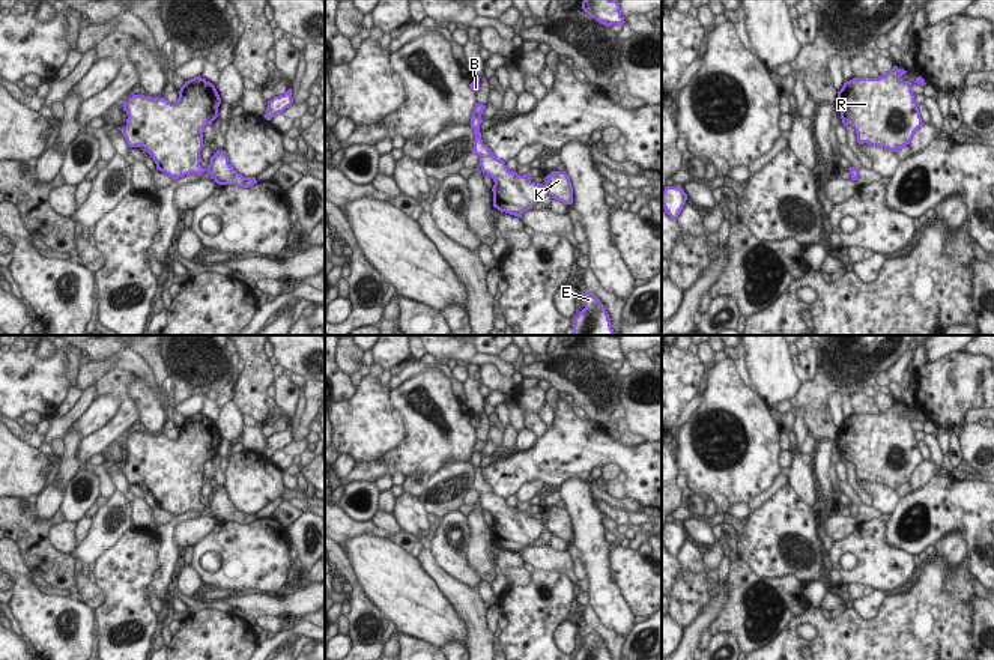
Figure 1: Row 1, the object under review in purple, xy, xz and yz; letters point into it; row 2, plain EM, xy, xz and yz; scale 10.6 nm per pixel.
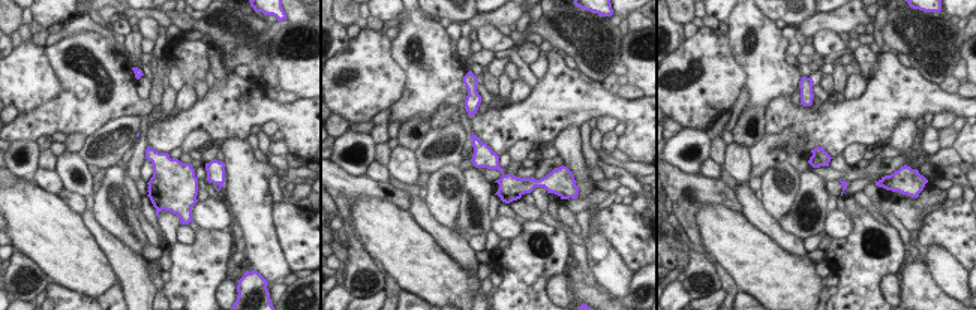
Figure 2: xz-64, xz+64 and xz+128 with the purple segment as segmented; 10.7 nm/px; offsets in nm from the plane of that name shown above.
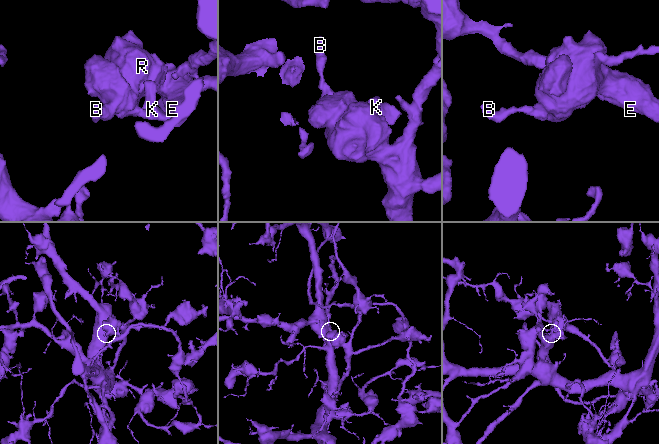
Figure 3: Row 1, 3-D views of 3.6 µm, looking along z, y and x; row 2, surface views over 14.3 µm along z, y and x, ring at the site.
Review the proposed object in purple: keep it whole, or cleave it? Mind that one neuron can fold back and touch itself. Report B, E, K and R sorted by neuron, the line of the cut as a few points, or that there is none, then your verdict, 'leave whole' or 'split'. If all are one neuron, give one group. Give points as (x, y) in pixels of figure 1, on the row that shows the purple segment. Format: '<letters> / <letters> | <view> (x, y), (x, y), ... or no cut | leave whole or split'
B E K R | no cut | leave whole

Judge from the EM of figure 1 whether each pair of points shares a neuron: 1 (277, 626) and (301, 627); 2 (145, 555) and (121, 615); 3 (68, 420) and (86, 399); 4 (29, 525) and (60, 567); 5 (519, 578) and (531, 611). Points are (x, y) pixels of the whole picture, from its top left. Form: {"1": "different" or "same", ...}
{"1": "different", "2": "same", "3": "same", "4": "same", "5": "different"}

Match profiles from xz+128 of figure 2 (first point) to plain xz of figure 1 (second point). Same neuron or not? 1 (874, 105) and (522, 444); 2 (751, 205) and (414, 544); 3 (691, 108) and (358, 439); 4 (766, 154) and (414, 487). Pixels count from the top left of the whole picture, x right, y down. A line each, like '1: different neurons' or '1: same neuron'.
1: different neurons
2: different neurons
3: same neuron
4: different neurons

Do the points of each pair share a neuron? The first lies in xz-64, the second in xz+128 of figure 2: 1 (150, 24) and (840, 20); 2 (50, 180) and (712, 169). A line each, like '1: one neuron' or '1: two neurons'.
1: two neurons
2: one neuron

